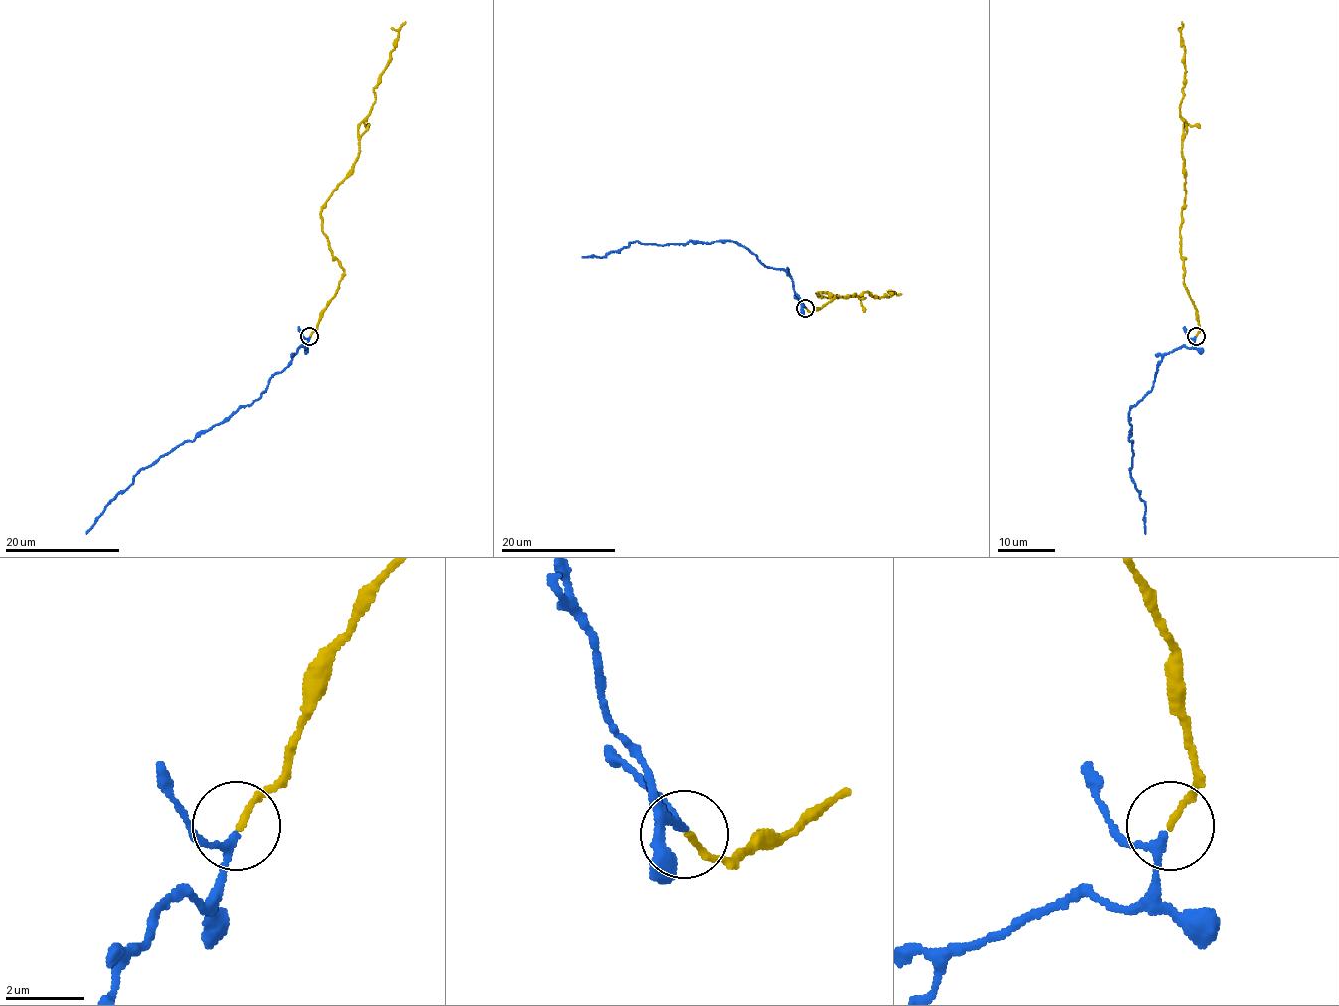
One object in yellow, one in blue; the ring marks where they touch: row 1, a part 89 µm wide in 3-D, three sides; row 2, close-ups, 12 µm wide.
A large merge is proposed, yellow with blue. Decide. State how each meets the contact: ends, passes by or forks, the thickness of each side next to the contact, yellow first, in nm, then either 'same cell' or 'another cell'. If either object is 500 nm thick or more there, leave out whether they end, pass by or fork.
yellow ends | blue passes by | 150/170 nm | same cell

